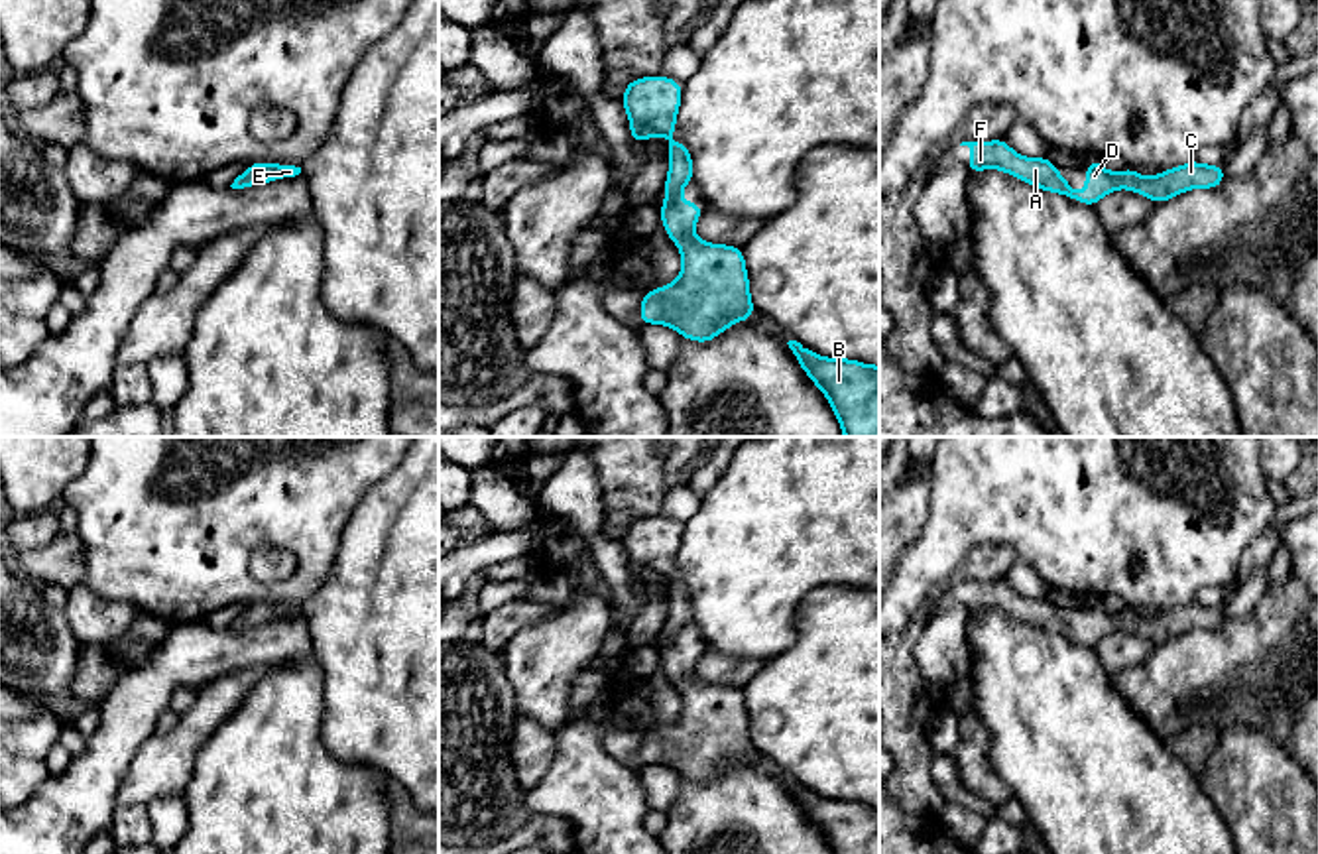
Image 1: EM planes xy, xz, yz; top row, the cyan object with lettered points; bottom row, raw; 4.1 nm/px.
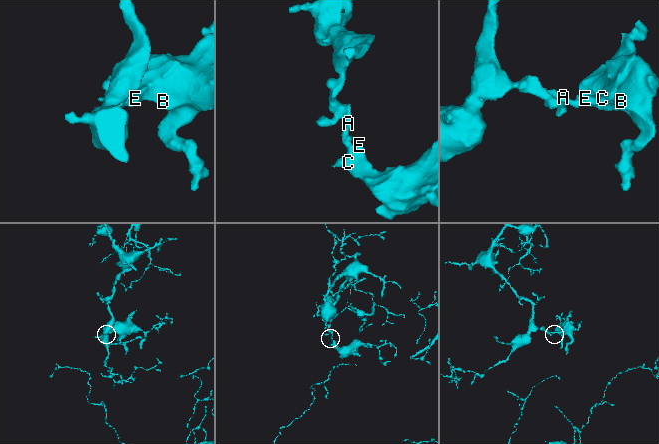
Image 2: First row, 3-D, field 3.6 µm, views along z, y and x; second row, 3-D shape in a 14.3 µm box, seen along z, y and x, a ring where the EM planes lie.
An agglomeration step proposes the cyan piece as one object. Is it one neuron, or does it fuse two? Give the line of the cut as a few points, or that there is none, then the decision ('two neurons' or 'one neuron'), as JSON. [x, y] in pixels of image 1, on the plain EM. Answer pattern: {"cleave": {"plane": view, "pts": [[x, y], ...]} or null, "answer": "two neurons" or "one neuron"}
{"cleave": null, "answer": "one neuron"}

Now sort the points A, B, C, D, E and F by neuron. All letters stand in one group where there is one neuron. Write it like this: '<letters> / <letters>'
A B C D E F

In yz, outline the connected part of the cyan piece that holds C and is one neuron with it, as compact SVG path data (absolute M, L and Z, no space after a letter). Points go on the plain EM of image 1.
M1005 579L993 582L962 582L960 586L972 590L966 602L970 616L982 610L1001 610L1037 630L1060 634L1084 647L1096 647L1102 638L1123 628L1159 645L1188 630L1216 630L1226 622L1224 604L1204 606L1192 600L1180 608L1165 610L1155 618L1143 618L1133 608L1125 608L1121 614L1109 614L1098 600L1088 600L1086 634L1080 638L1048 598L1023 598L1009 588Z

